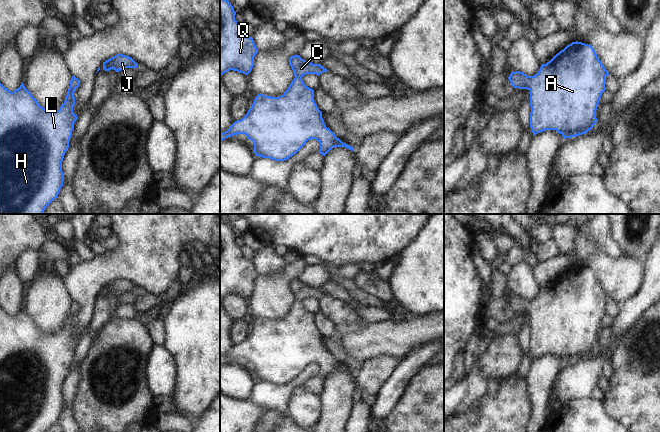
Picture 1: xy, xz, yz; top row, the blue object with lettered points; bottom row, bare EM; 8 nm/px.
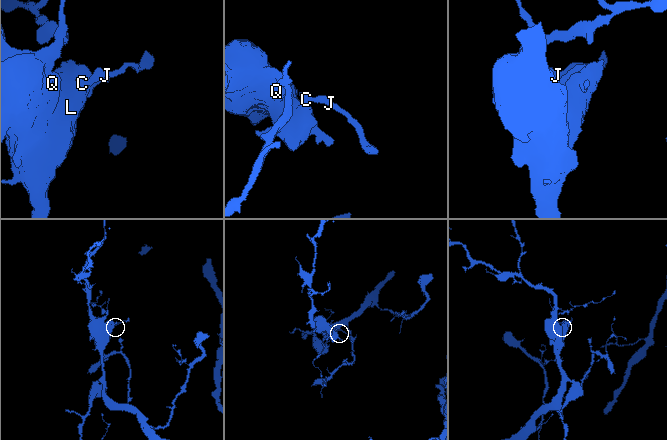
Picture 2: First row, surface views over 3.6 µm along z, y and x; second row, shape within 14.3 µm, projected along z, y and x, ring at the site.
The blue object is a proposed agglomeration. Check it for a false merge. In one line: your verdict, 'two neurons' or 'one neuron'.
one neuron

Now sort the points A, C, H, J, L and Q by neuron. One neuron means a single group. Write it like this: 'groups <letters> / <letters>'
groups A C H J L Q

